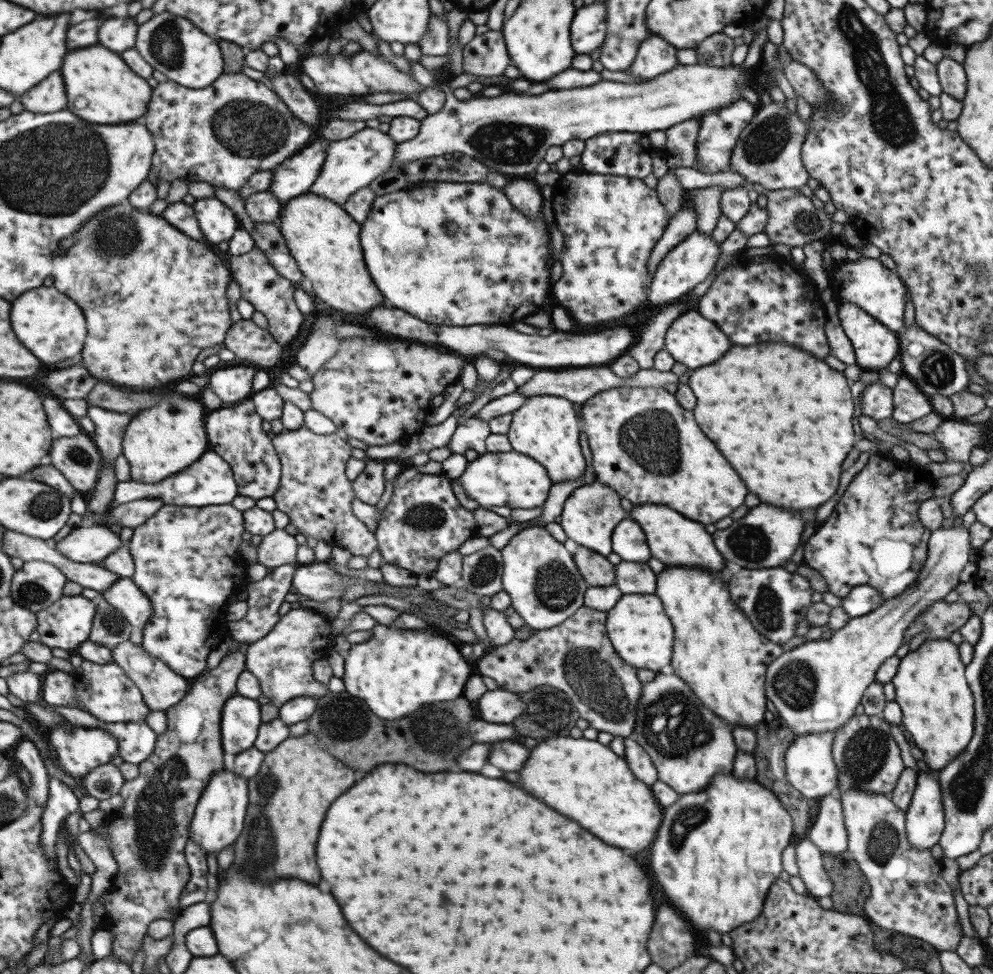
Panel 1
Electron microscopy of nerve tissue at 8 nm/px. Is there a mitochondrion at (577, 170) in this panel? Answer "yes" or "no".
no

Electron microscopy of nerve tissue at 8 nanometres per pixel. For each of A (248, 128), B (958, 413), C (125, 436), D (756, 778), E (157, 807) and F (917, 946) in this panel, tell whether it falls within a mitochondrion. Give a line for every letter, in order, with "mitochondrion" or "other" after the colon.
A: mitochondrion
B: other
C: other
D: other
E: mitochondrion
F: other

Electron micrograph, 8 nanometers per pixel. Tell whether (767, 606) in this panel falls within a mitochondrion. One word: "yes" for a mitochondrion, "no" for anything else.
yes

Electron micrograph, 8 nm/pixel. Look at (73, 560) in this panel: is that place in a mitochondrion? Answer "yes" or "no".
no

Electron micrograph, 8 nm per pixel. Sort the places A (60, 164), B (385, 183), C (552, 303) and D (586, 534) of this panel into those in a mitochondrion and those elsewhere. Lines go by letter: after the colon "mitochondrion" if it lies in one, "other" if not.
A: mitochondrion
B: other
C: other
D: other

